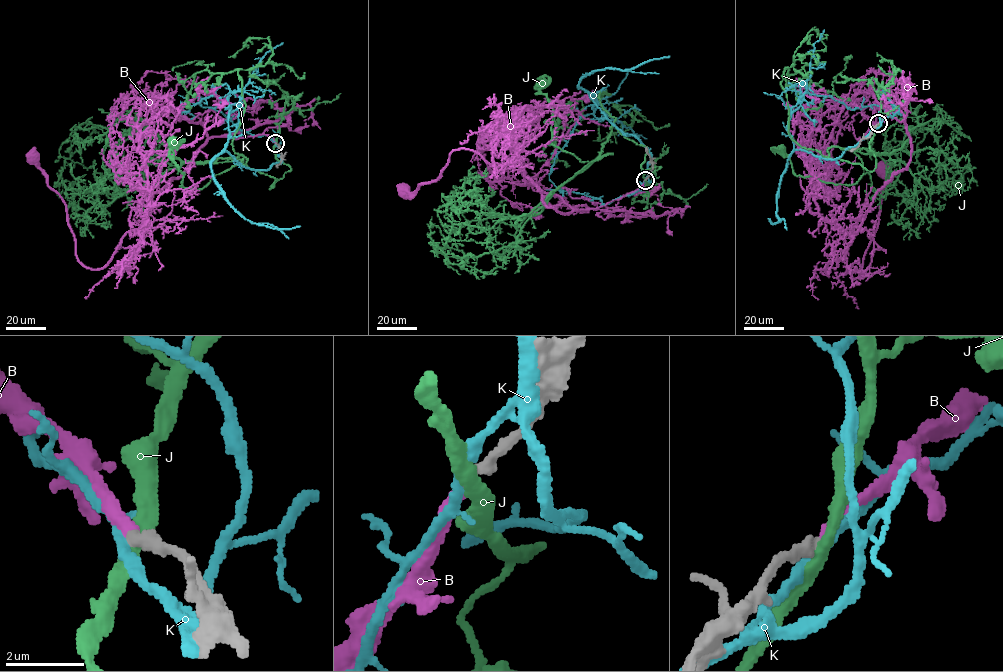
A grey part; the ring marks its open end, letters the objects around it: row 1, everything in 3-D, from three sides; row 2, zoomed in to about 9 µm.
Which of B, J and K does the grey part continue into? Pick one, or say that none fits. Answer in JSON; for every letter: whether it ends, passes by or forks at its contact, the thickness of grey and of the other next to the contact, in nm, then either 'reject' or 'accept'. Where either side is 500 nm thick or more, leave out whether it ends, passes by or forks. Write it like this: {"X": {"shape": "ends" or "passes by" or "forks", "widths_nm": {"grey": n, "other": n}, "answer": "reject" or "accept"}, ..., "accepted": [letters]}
{"B": {"shape": "ends", "widths_nm": {"grey": 320, "other": 280}, "answer": "accept"}, "J": {"shape": "passes by", "widths_nm": {"grey": 320, "other": 360}, "answer": "reject"}, "K": {"shape": "forks", "widths_nm": {"grey": 320, "other": 200}, "answer": "reject"}, "accepted": ["B"]}

